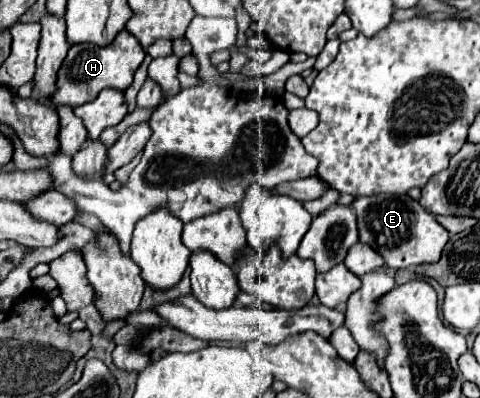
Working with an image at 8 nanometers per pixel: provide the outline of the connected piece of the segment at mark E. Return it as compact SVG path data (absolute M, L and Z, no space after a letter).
M371 195L357 197L355 203L359 241L371 245L391 269L407 269L421 263L433 263L441 257L449 233L437 223L437 219L425 211L409 195Z

